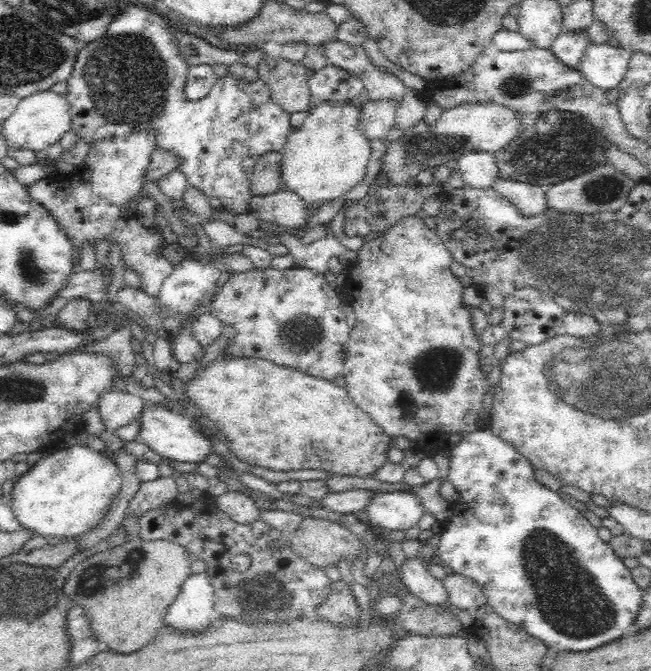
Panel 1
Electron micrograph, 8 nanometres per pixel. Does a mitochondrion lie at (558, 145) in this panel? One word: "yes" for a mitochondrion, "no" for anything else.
yes

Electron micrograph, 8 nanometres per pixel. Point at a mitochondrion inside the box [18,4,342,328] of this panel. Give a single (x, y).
(126, 78)

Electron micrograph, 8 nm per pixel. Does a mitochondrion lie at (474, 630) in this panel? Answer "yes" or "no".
no

